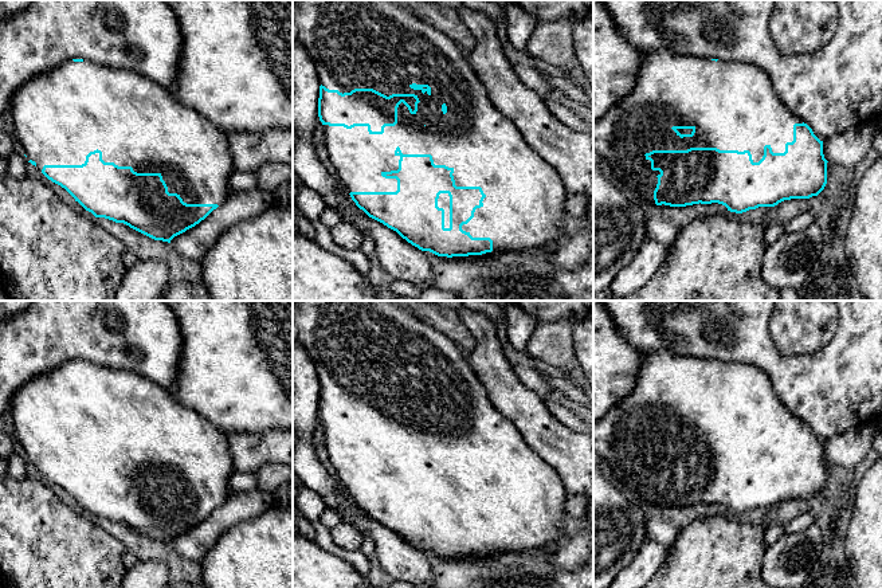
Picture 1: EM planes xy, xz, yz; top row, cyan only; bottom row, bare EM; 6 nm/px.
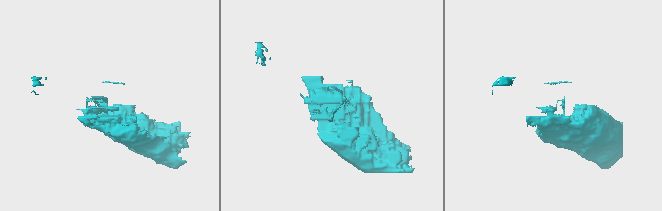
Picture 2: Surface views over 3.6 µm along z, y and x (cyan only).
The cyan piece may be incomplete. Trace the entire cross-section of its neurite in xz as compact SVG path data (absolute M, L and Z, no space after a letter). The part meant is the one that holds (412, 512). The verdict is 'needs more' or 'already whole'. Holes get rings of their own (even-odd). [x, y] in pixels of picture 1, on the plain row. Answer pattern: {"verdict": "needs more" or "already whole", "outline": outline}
{"verdict": "needs more", "outline": "M299 301L293 306L293 342L306 349L317 369L321 385L318 418L322 423L326 458L336 469L341 487L369 518L396 532L419 550L447 558L491 552L529 552L567 541L562 521L569 494L558 474L525 443L514 424L493 405L467 354L442 332L418 320L396 301Z"}

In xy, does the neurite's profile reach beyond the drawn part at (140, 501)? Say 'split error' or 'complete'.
split error

